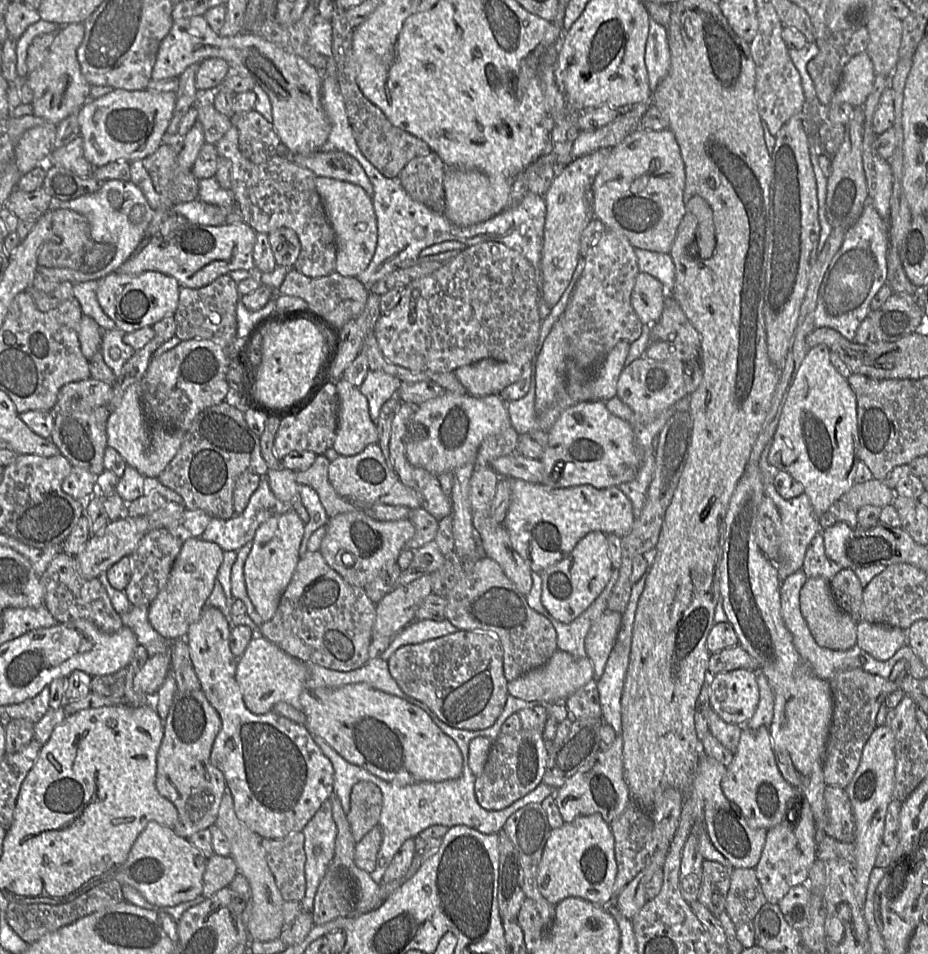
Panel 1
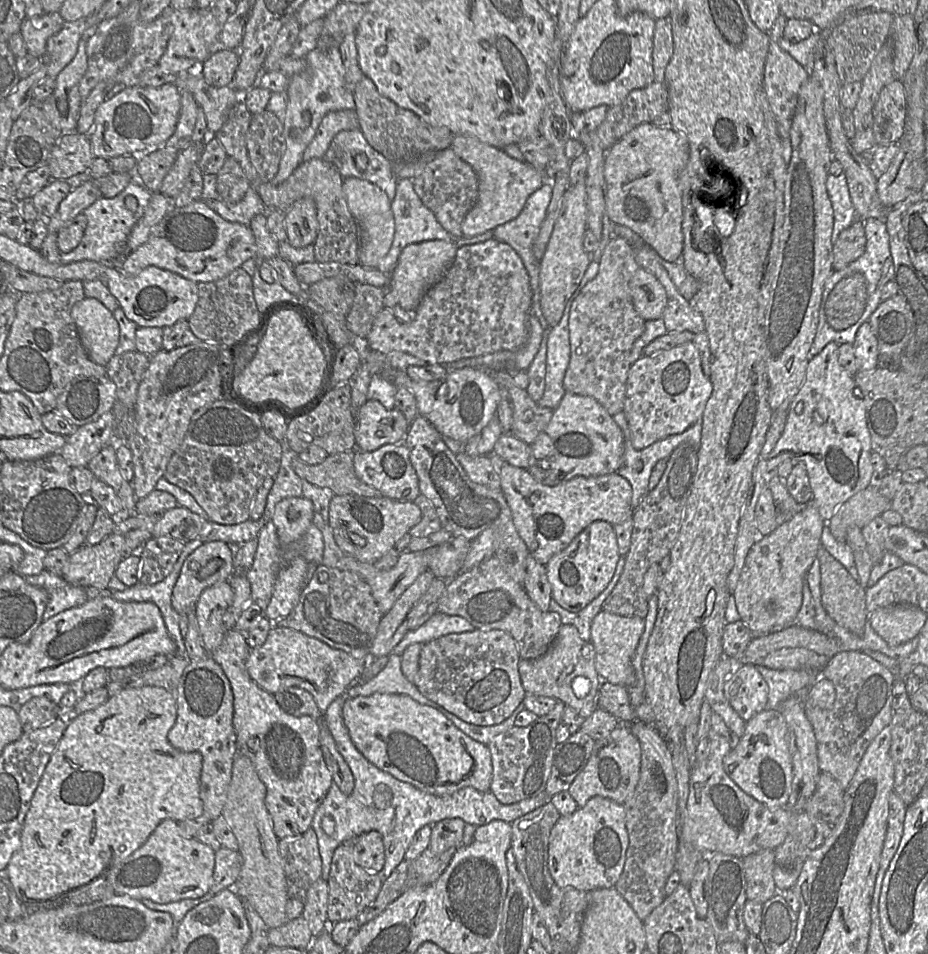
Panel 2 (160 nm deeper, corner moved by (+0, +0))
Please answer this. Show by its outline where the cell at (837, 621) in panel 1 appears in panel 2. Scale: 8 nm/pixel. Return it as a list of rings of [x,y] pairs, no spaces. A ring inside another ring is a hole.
[[[821,546],[817,552],[817,559],[820,565],[821,603],[824,610],[839,626],[853,634],[861,634],[869,615],[865,603],[865,590],[845,567]]]

